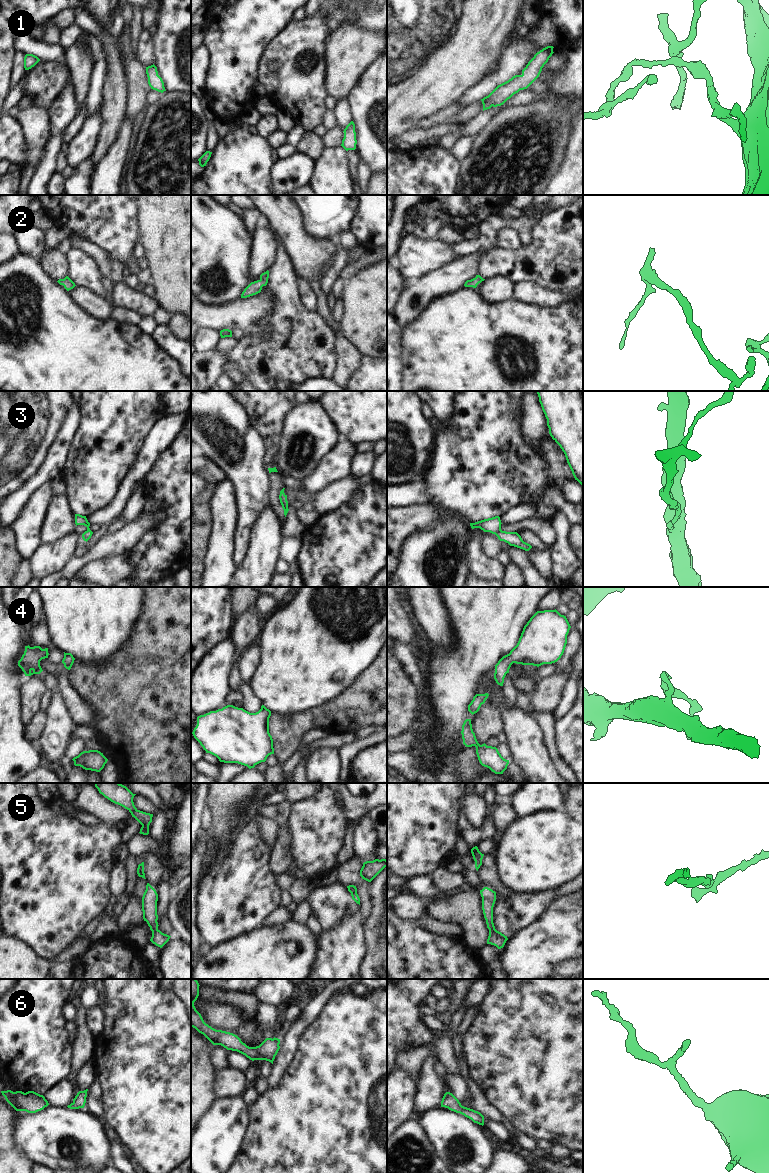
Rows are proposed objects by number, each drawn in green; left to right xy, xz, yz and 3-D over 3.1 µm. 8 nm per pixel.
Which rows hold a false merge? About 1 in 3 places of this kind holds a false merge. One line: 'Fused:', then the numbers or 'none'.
Fused: none

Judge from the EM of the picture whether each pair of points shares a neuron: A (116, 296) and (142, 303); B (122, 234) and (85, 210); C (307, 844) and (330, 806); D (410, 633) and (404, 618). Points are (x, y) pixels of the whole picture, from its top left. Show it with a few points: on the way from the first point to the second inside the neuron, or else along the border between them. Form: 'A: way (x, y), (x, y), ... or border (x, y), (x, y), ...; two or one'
A: way (122, 296), (136, 300); one
B: way (113, 225), (98, 210), (94, 210); one
C: way (316, 835), (317, 825), (325, 815); one
D: way (406, 629), (404, 622); one

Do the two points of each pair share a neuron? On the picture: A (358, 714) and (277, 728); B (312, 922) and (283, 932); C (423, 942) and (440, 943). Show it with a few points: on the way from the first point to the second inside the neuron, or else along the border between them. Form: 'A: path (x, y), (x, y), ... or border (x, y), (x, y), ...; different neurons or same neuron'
A: path (338, 717), (316, 718), (297, 725); same neuron
B: border (305, 926), (309, 936), (316, 940); different neurons
C: path (427, 943), (436, 943); same neuron

